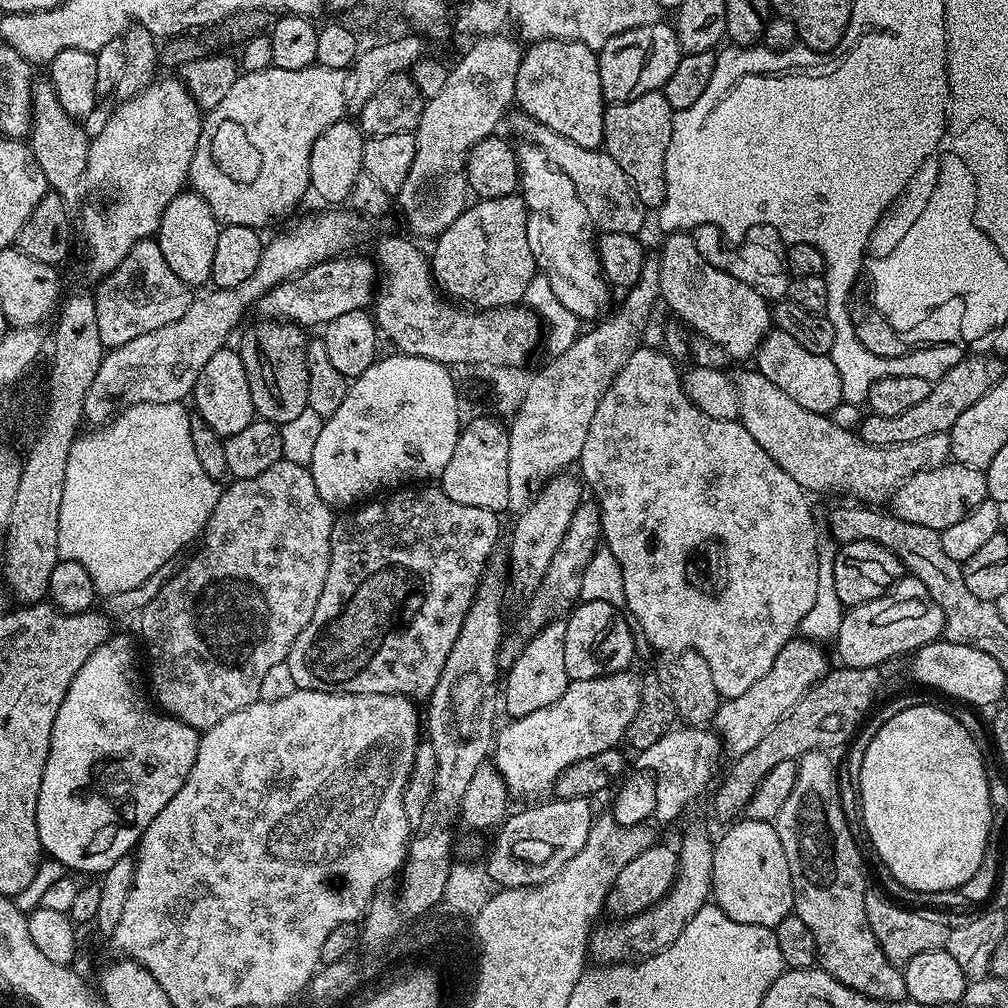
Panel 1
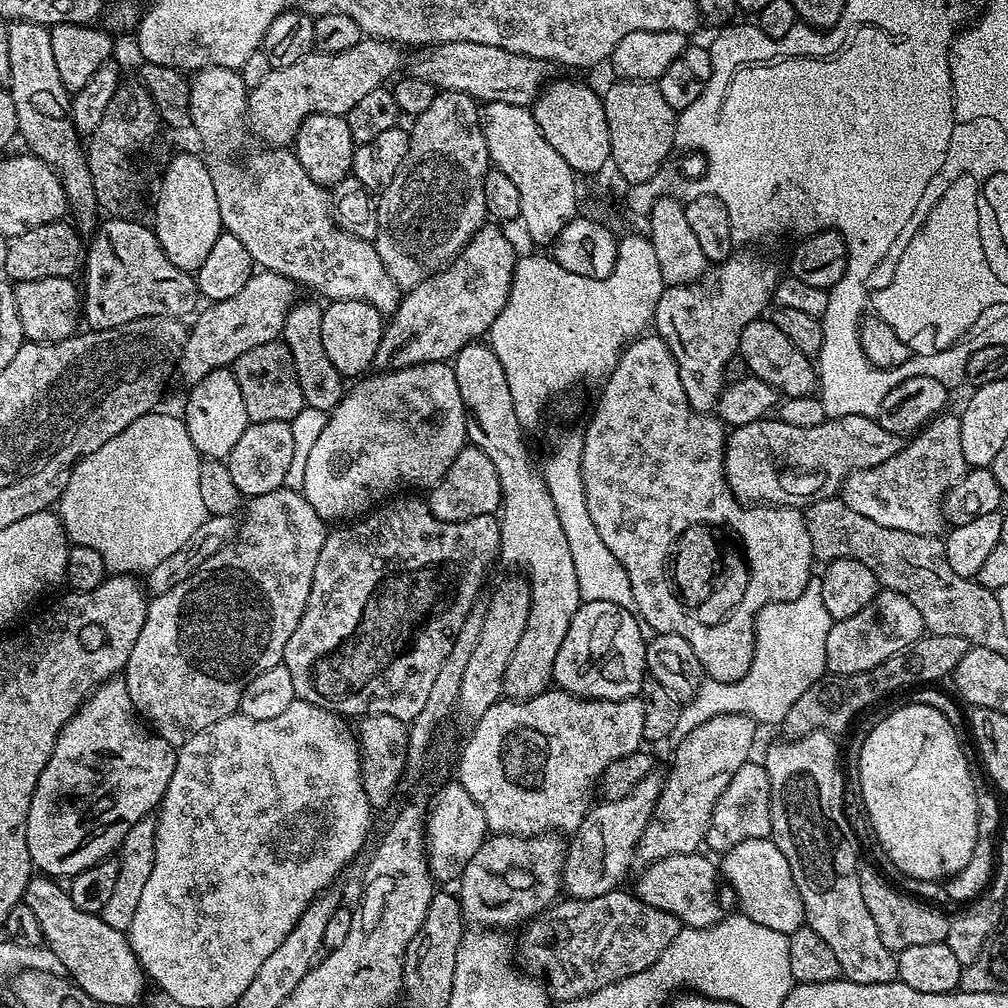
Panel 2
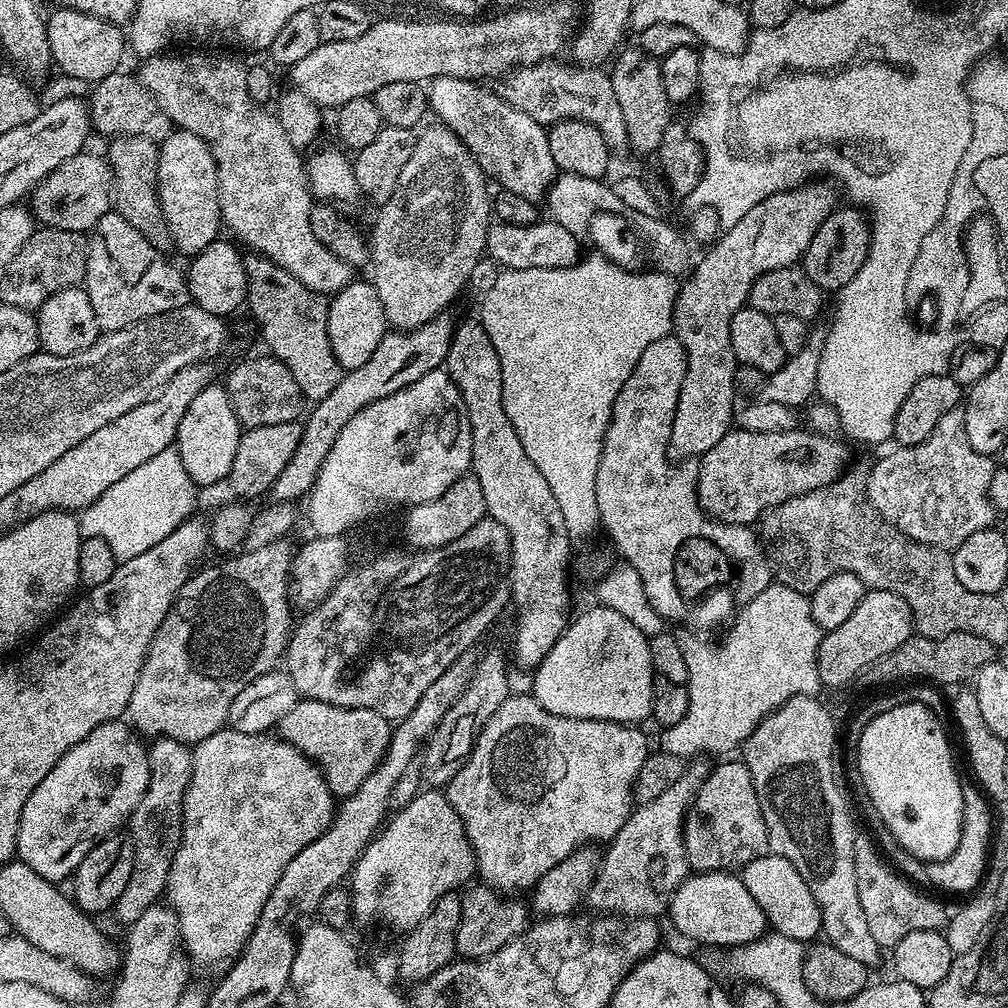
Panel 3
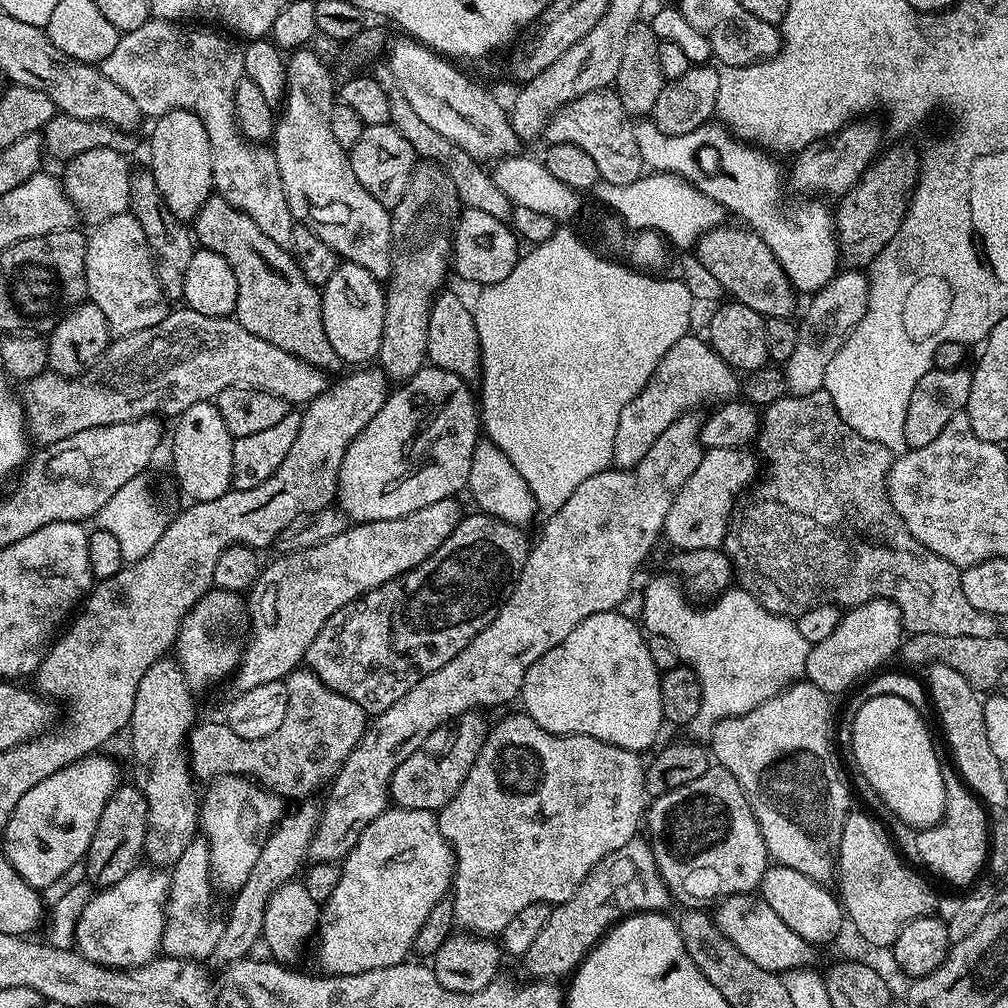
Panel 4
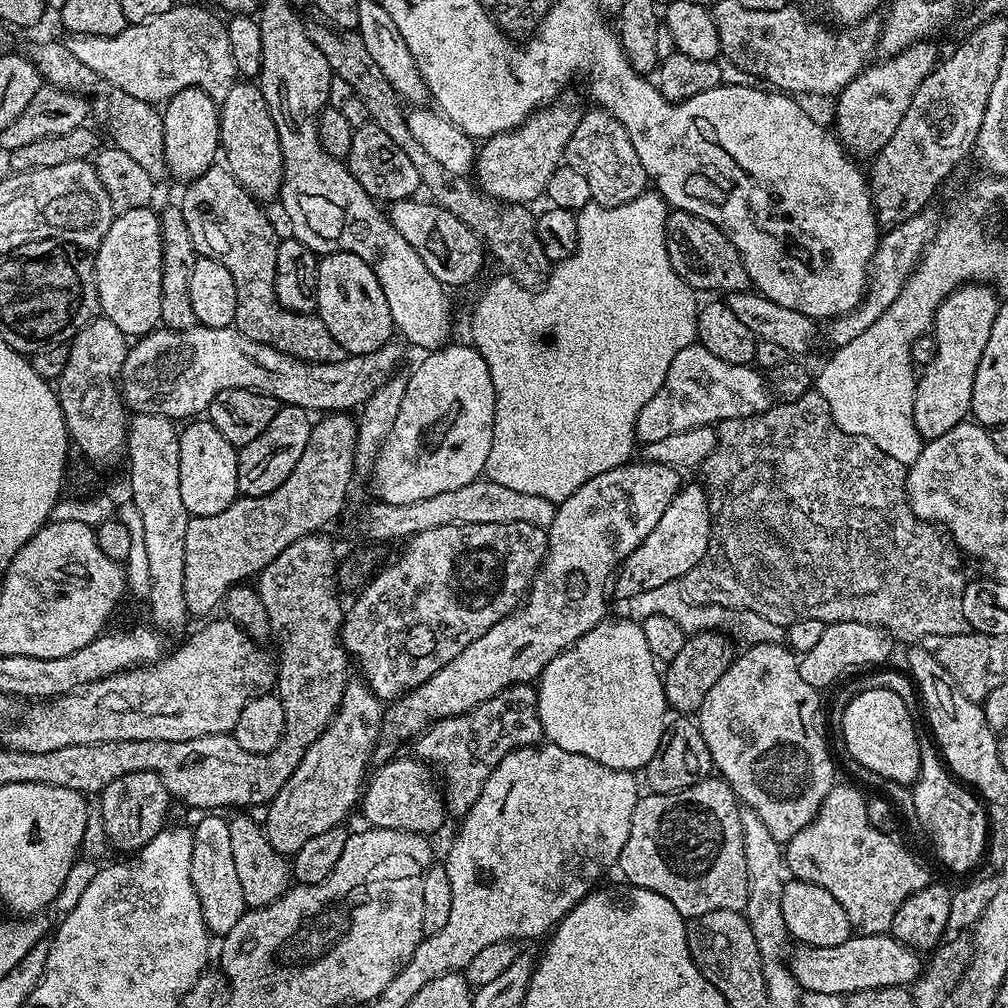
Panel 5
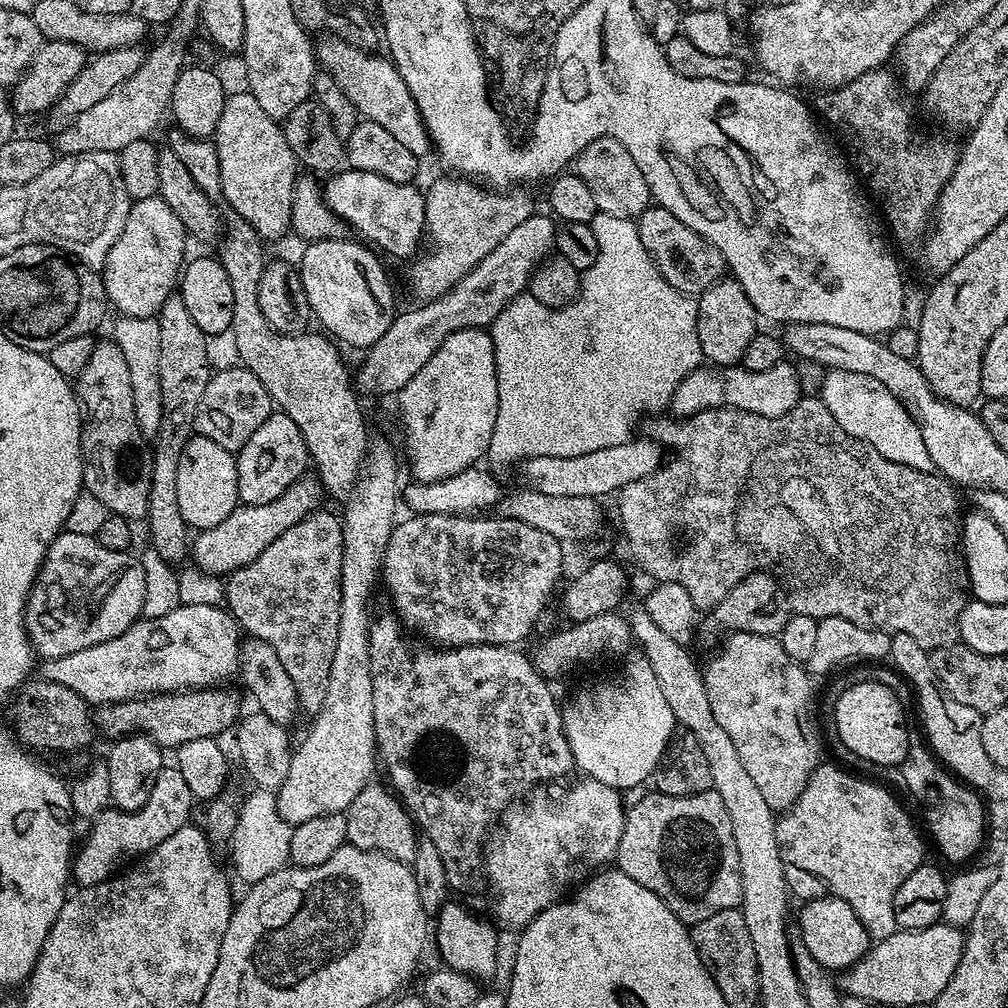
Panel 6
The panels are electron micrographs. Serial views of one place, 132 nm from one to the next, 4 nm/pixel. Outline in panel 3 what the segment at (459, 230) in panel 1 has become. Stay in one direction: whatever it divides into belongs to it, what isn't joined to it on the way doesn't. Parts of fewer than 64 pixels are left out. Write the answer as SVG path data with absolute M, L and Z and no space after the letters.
M441 314L417 328L385 331L382 342L378 342L378 350L370 354L370 362L347 369L342 382L334 386L334 391L311 405L312 413L310 408L308 420L306 416L303 421L304 433L298 442L298 450L294 458L290 458L286 470L282 470L282 474L278 474L272 483L271 495L280 502L303 501L316 485L322 462L326 462L330 446L334 446L334 438L342 434L342 426L346 426L346 422L350 422L358 410L370 406L370 402L378 402L378 398L386 398L418 382L422 374L430 374L441 367L448 359L453 327L454 320L448 314Z

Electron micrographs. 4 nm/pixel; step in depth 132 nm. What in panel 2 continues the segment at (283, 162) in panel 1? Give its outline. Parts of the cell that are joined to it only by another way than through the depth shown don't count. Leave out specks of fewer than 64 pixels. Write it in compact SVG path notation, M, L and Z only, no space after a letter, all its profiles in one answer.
M365 38L358 42L358 46L354 46L351 50L342 50L342 54L330 54L329 52L309 52L306 58L302 58L298 62L292 63L291 66L282 66L281 68L272 68L270 74L266 74L265 80L258 82L258 86L254 86L248 94L248 114L246 117L247 123L252 124L252 128L265 140L265 145L268 146L288 146L295 141L298 130L302 126L302 122L306 122L308 116L314 114L334 114L335 116L347 116L350 110L354 110L354 106L358 106L358 102L362 102L362 98L366 98L366 94L370 94L370 90L375 88L383 88L397 75L396 71L401 71L402 60L400 64L400 52L401 49L395 44L391 44L389 40L374 40L371 38Z

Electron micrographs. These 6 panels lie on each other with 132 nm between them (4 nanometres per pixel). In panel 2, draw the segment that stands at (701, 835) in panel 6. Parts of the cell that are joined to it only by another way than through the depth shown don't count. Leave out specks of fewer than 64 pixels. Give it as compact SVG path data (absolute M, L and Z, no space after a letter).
M749 762L738 766L738 774L730 778L730 786L722 790L722 798L714 806L714 814L708 823L707 847L712 847L717 854L728 852L740 842L752 838L769 839L772 834L772 791L770 778L763 763Z

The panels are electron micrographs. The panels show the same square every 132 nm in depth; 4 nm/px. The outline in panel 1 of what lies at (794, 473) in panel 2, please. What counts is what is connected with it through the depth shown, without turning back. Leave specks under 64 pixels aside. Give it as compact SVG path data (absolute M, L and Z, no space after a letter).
M991 355L957 359L956 364L946 374L942 374L942 378L934 381L930 394L926 394L926 399L910 406L910 410L902 410L902 414L865 415L860 421L858 435L870 446L889 448L906 442L918 442L918 438L930 438L930 434L951 433L954 422L958 422L962 410L970 410L970 406L974 406L974 402L978 402L978 398L982 398L986 390L993 388L1005 376L1005 361L999 355Z

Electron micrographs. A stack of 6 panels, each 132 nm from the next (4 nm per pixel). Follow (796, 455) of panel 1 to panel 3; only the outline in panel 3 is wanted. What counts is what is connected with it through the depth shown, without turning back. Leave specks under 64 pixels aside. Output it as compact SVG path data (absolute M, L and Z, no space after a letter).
M963 407L945 414L926 442L912 448L893 449L866 472L868 500L889 526L920 544L945 550L955 550L970 534L993 527L992 519L997 519L998 513L992 507L988 491L997 465L993 457L978 454L970 446Z

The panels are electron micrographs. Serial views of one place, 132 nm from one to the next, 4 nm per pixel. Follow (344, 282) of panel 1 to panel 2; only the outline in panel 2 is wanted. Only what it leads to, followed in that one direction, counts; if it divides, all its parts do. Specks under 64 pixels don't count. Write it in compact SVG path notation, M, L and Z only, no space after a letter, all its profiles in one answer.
M256 270L246 282L246 286L238 290L238 294L209 303L208 309L204 313L201 311L191 321L188 341L178 352L180 376L185 380L185 385L202 382L202 378L206 378L210 370L235 364L238 358L242 358L242 354L246 354L246 350L254 350L254 346L262 346L262 342L281 339L286 318L292 305L298 300L296 291L298 285L290 278L282 274Z

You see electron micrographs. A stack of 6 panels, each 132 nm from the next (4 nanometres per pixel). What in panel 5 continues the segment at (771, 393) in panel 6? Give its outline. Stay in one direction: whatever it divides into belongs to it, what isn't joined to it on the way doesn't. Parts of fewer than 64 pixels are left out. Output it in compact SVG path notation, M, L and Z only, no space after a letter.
M697 342L686 346L686 350L678 350L674 362L670 362L670 370L666 370L666 382L662 382L658 394L642 406L636 438L645 445L679 431L711 425L712 416L720 420L741 420L765 412L769 407L769 387L755 367L722 362L722 358L714 358L706 346Z

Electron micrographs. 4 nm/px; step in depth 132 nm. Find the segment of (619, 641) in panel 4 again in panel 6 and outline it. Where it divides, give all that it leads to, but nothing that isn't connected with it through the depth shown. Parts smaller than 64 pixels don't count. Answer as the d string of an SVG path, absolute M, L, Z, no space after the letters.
M643 654L631 656L627 657L628 684L596 684L593 688L584 688L562 708L564 733L575 767L581 768L587 779L617 790L640 788L643 780L655 773L664 747L677 727L658 686L658 678L654 678L654 670L650 670L650 662L646 662Z

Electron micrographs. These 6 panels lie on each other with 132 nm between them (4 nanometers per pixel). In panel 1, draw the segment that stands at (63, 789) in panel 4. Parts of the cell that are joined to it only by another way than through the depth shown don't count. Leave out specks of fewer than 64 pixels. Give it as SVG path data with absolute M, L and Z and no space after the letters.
M119 634L109 636L107 642L98 646L98 650L94 650L94 654L90 654L90 658L86 658L86 662L82 662L82 670L78 670L74 682L70 682L70 686L66 690L66 698L62 698L62 706L58 706L58 718L54 718L54 730L50 738L50 754L46 758L42 786L38 790L36 821L38 822L38 838L41 849L51 859L63 864L65 869L72 871L73 868L76 872L103 874L110 866L114 866L114 862L118 862L118 858L129 855L139 845L150 822L154 822L154 818L158 818L158 814L162 814L166 802L170 802L170 798L174 798L174 794L178 794L178 790L182 790L196 761L200 737L201 733L197 729L192 728L186 722L175 720L174 717L161 711L150 699L145 685L144 688L140 685L140 672L136 669L136 648L132 645L131 638L119 636Z

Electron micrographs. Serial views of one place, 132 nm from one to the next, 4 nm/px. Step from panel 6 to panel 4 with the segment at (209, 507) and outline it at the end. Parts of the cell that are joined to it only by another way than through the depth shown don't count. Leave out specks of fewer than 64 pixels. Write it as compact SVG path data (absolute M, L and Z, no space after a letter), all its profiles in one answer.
M203 400L194 406L190 406L190 410L186 410L175 421L176 429L171 429L170 440L172 436L172 472L176 475L176 480L180 483L180 488L189 497L189 501L195 502L198 500L213 500L214 498L222 498L222 494L226 494L232 488L232 442L234 437L230 434L230 430L226 430L226 422L222 422L222 414L216 409L215 403Z

